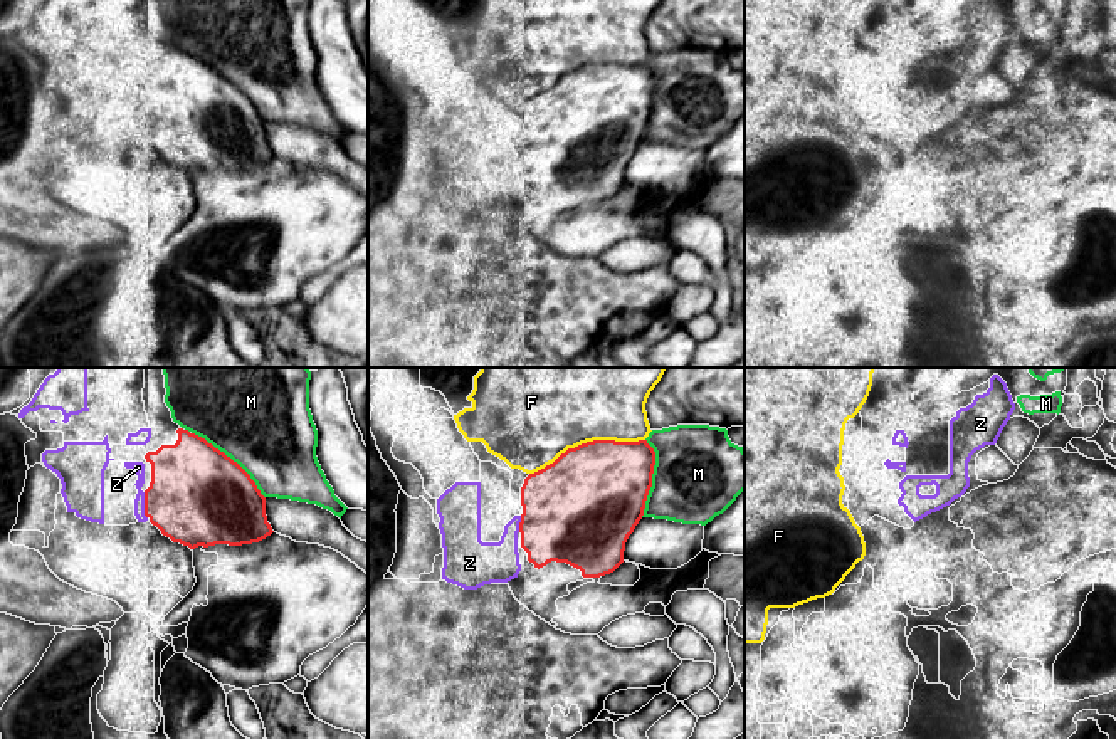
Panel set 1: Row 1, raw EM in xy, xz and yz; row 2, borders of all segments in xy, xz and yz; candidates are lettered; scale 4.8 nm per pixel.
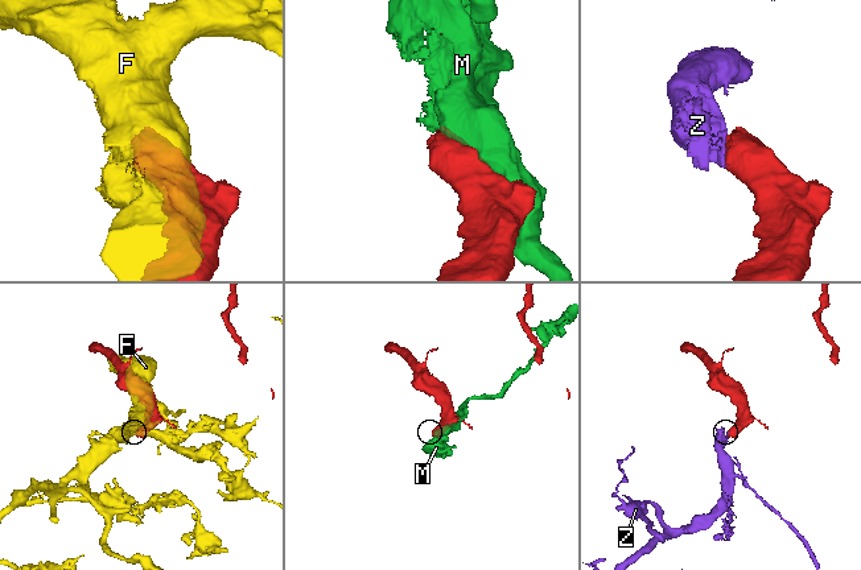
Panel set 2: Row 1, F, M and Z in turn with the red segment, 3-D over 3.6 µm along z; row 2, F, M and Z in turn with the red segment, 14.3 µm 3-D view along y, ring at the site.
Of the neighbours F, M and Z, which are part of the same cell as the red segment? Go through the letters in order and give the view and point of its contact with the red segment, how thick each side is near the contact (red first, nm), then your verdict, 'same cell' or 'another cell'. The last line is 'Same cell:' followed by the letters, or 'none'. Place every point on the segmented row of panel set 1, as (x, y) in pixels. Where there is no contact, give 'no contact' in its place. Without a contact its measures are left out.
F: xz (587, 442) | 480/500 nm | another cell
M: xy (231, 459) | 480/480 nm | another cell
Z: xy (145, 506) | 460/60 nm | same cell
Same cell: Z

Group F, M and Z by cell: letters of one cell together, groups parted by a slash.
F / M / Z

